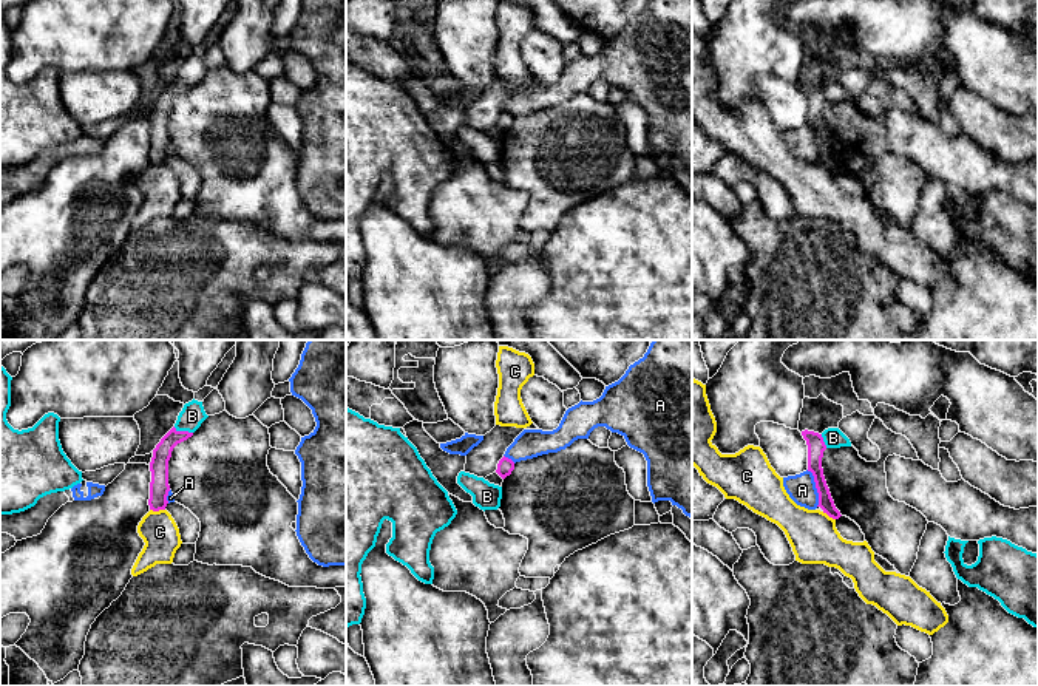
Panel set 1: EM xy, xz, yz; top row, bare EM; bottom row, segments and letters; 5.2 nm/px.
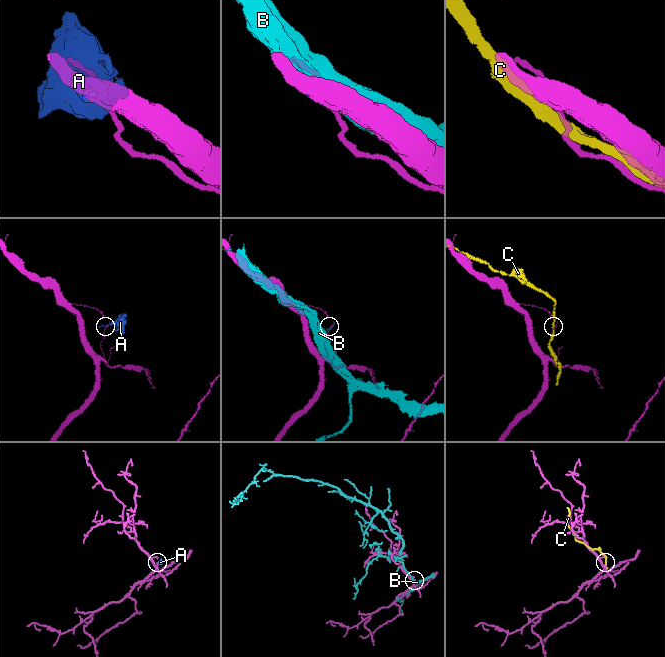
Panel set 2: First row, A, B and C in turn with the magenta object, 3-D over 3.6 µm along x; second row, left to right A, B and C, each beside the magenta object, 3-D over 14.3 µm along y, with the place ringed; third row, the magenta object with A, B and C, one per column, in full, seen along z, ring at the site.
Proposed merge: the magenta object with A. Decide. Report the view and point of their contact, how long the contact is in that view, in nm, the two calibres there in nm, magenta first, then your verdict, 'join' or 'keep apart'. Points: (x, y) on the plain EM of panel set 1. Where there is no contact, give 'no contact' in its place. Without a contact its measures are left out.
yz (816, 141) | 200 nm | 90/150 nm | keep apart

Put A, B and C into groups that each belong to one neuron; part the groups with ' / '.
A / B / C

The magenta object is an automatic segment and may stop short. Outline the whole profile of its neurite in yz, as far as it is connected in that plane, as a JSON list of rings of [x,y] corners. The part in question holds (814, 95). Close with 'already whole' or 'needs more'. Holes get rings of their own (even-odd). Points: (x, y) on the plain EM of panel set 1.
[[[808,83],[802,85],[802,90],[808,99],[808,125],[812,127],[816,142],[819,147],[817,161],[820,161],[823,167],[826,167],[829,172],[839,173],[842,168],[834,159],[834,155],[831,151],[829,142],[823,130],[823,122],[822,122],[823,105],[826,104],[823,91],[822,88],[808,85]]]; already whole

